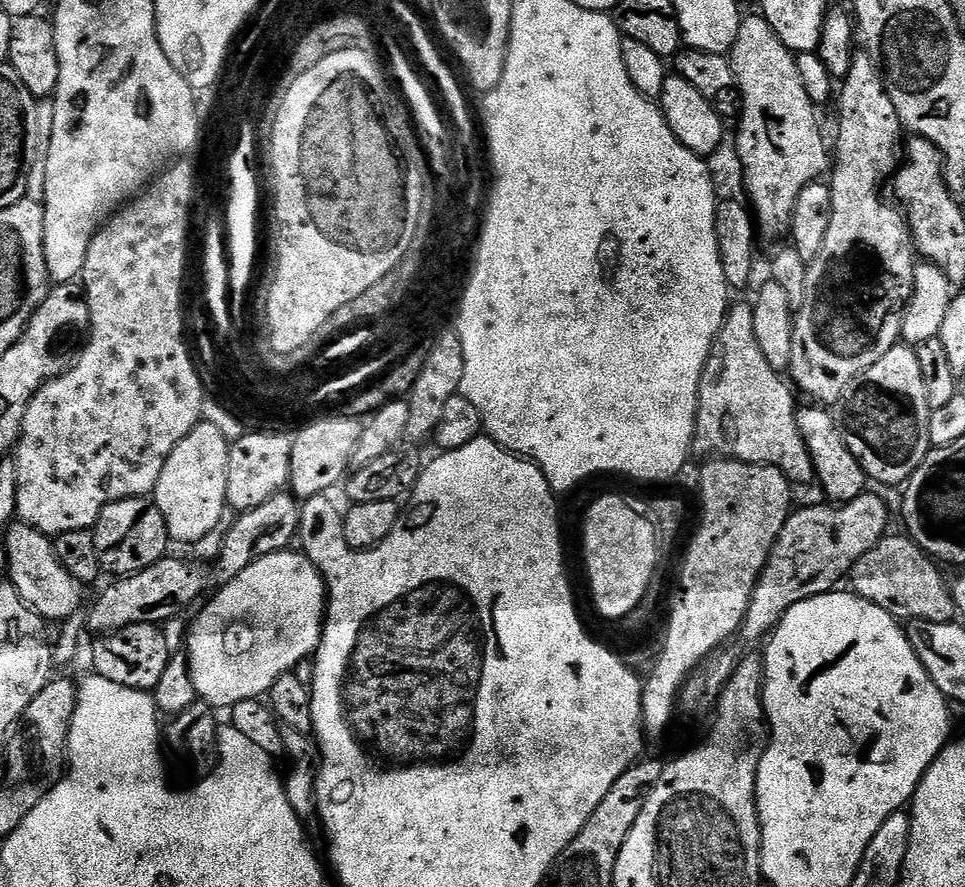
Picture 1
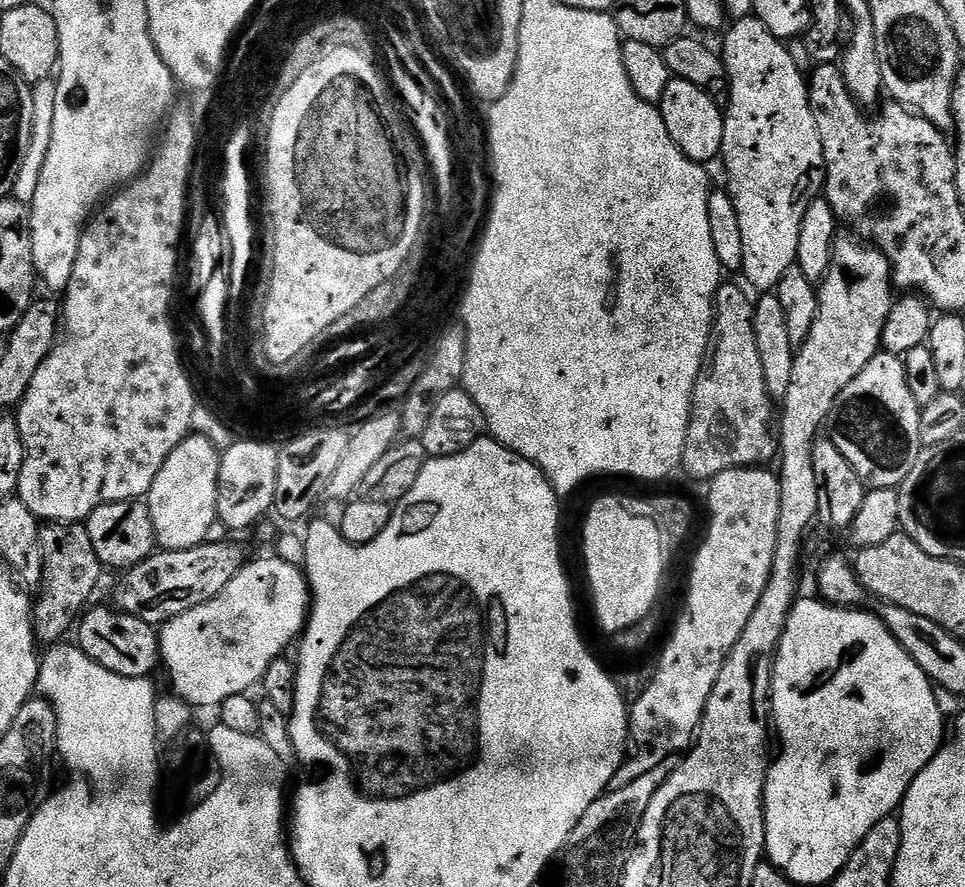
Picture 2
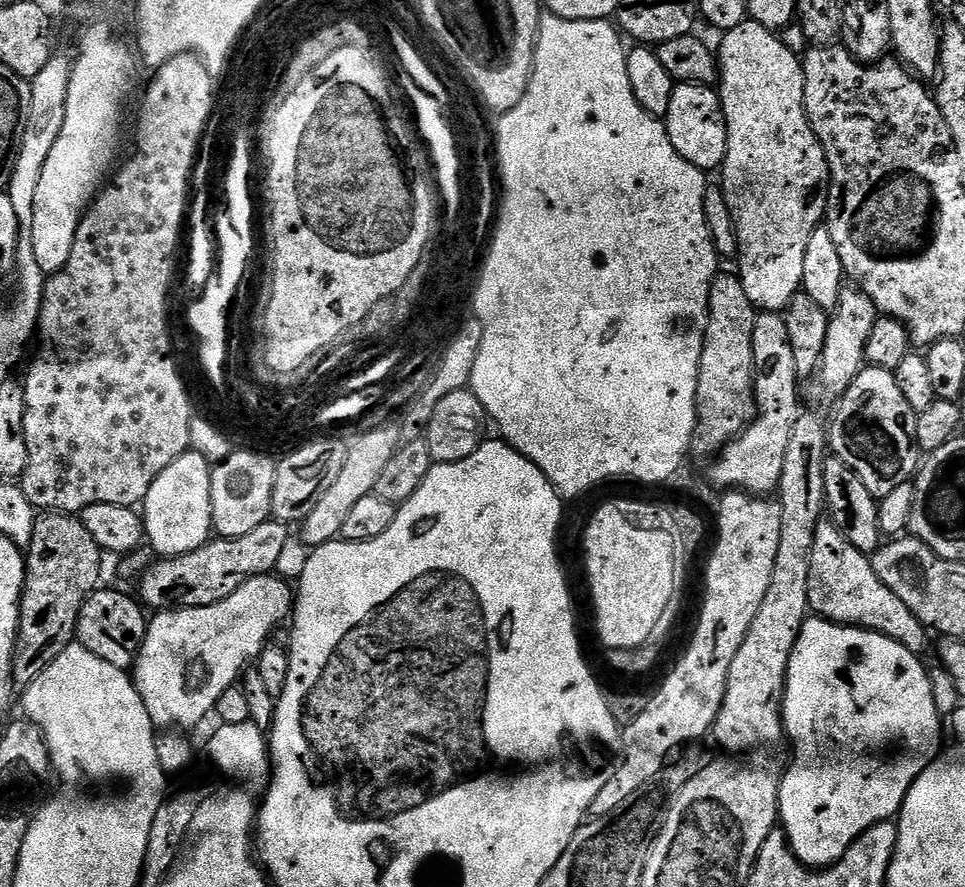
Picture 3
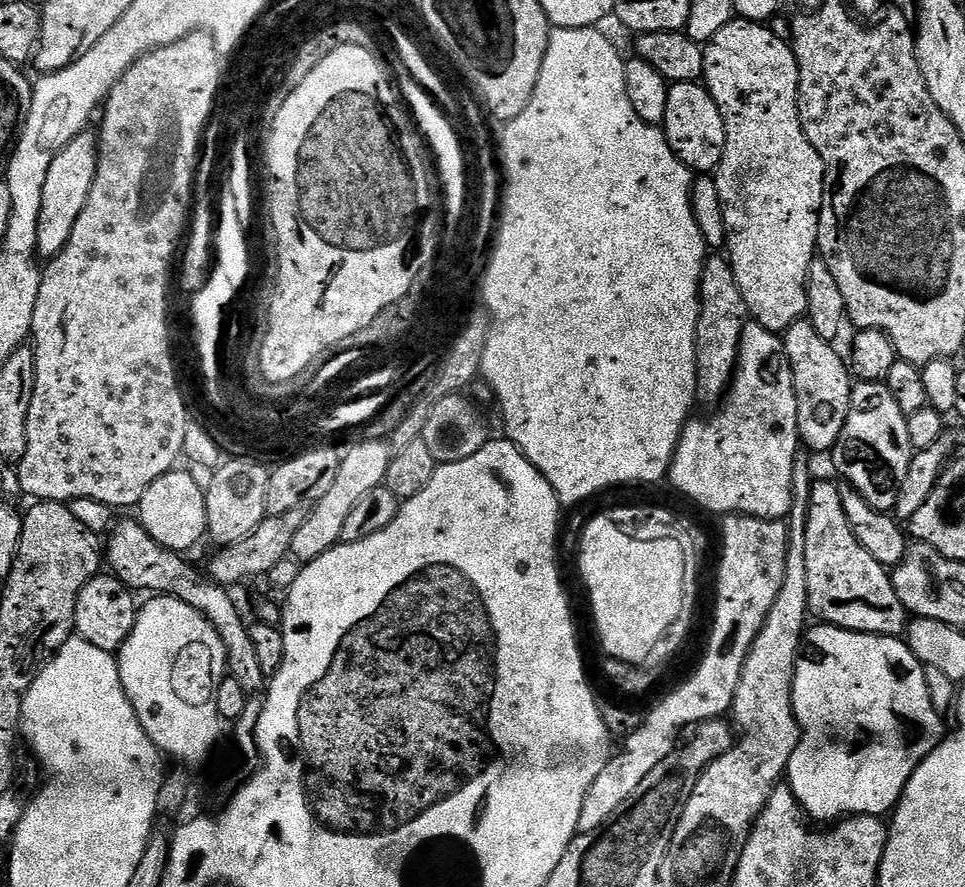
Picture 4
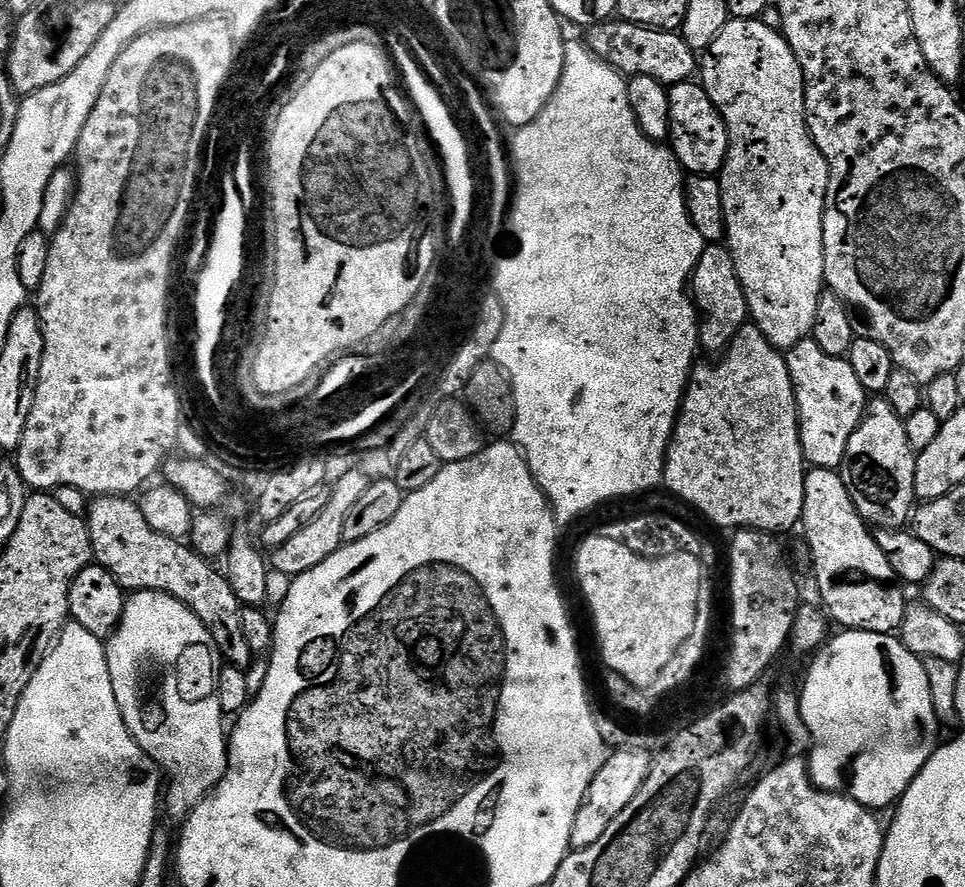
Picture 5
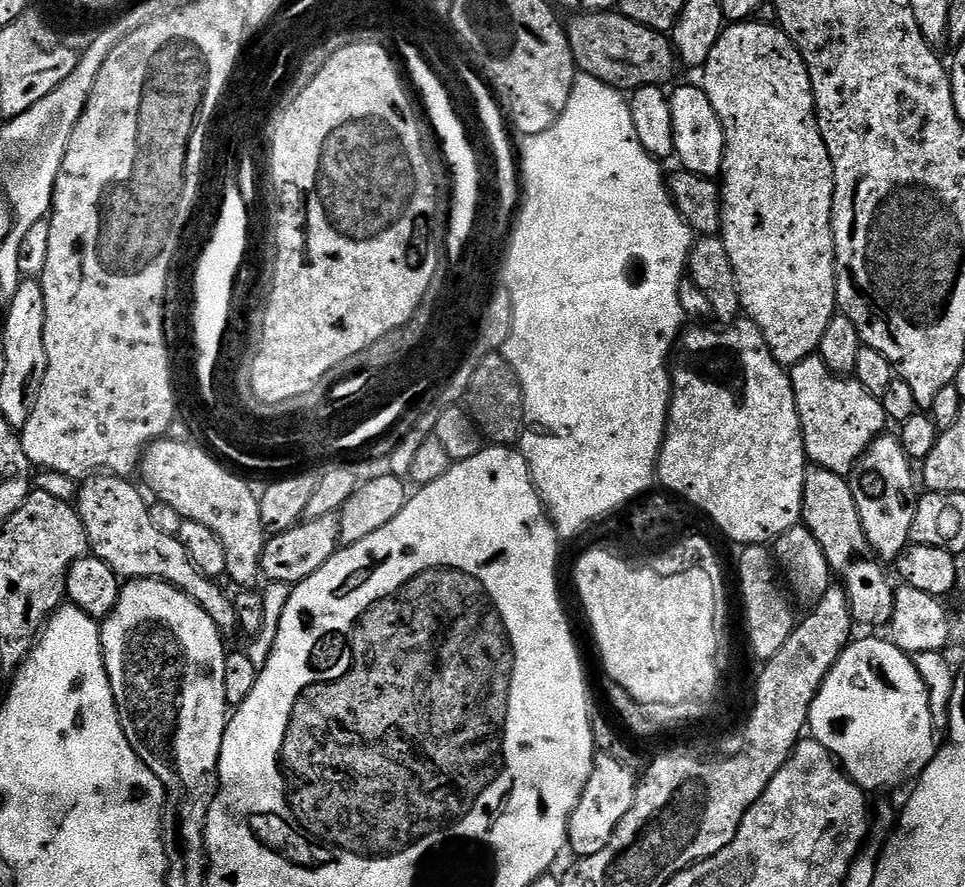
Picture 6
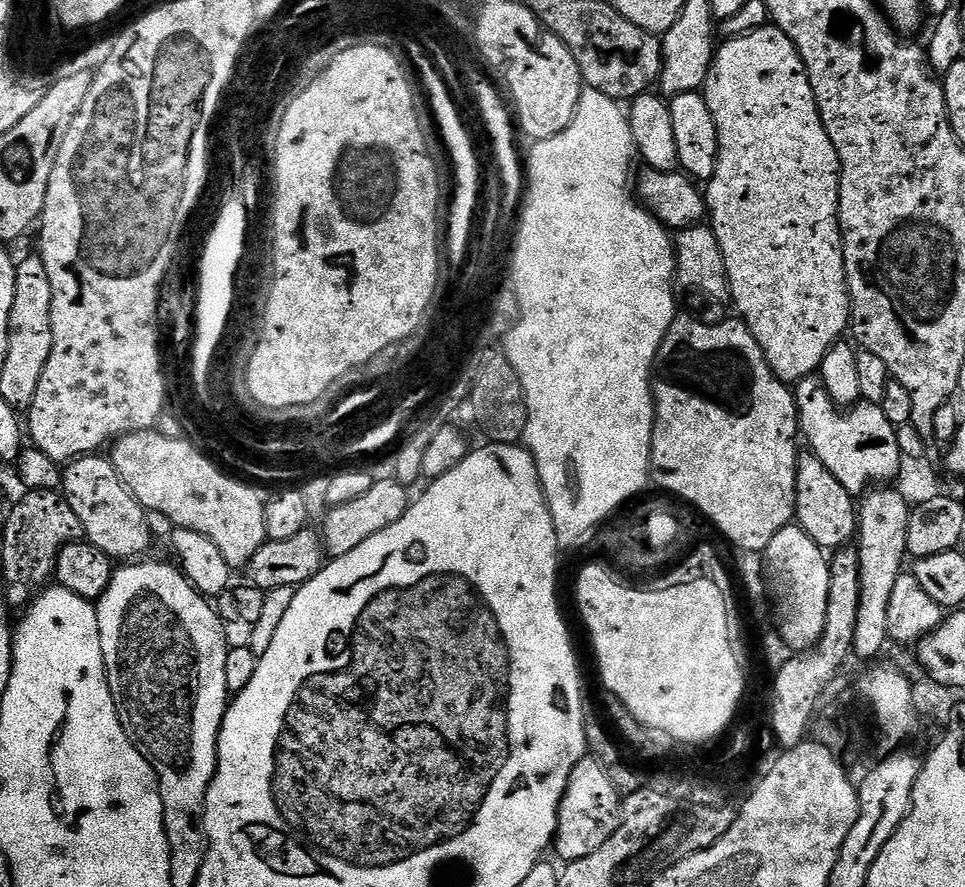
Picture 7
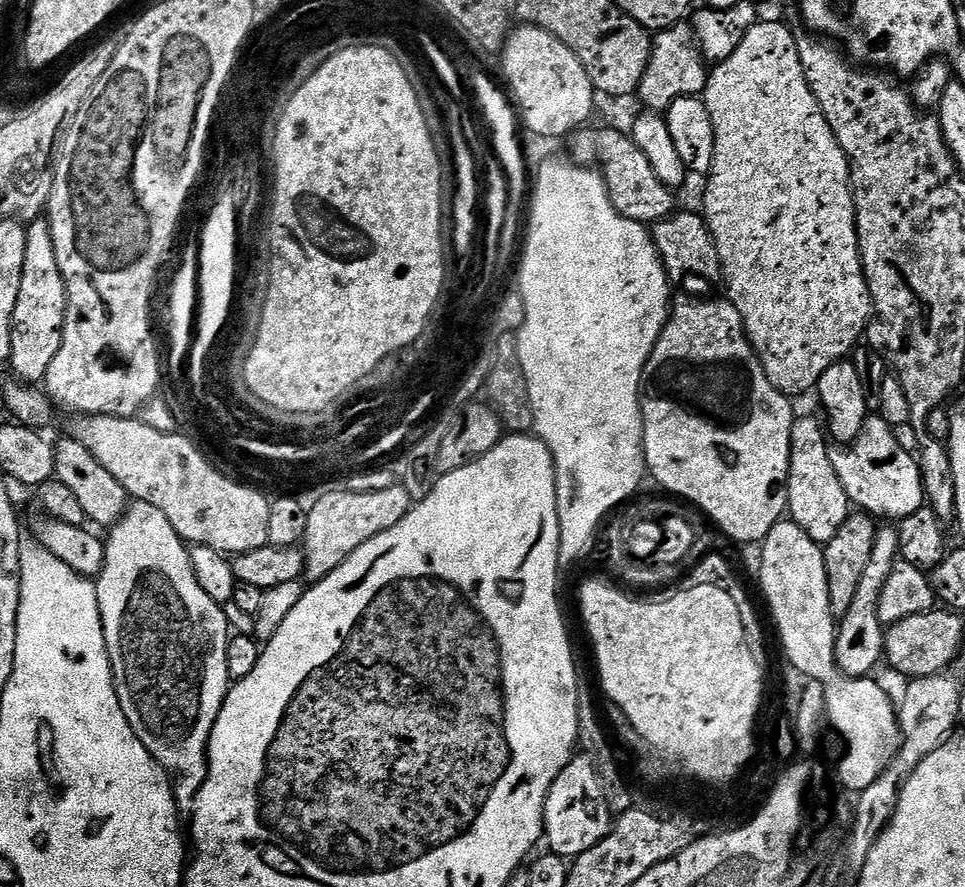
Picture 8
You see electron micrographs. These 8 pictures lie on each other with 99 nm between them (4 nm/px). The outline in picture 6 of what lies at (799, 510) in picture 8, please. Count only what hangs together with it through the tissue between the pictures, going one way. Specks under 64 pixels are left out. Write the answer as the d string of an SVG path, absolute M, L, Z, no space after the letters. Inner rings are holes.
M813 467L805 471L802 524L817 539L835 579L846 590L853 621L857 625L891 625L896 597L894 584L888 581L888 572L884 569L887 567L874 558L872 547L858 518L858 506L845 477L825 468Z

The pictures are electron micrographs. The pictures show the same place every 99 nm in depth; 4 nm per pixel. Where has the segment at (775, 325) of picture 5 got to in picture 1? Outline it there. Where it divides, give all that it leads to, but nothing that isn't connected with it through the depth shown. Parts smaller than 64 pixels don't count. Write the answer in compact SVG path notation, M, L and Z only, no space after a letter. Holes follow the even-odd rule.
M748 18L741 19L738 38L736 39L736 45L732 47L730 59L732 69L736 75L736 87L738 89L739 99L742 101L742 108L744 104L744 113L740 116L740 129L736 132L736 152L740 155L740 168L744 171L744 188L748 191L749 196L747 196L747 199L750 201L751 211L758 221L758 232L761 237L780 236L783 232L785 235L786 230L792 227L792 210L798 202L800 190L805 188L809 182L815 181L817 179L816 172L820 172L824 168L824 136L822 133L816 132L817 109L810 106L806 90L800 85L798 66L796 65L793 53L785 49L784 43L777 38L774 30L768 26L763 18L756 18L756 20L748 20Z

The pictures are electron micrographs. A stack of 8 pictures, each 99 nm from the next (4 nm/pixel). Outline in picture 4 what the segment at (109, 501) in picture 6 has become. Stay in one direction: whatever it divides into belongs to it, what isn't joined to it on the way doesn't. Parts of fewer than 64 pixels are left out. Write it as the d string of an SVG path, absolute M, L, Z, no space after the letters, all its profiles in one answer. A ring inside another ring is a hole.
M139 519L124 520L111 529L106 540L106 564L110 567L111 575L120 580L133 593L148 592L144 594L163 594L173 596L186 606L194 606L210 623L222 638L222 646L226 650L228 659L227 671L250 694L260 694L265 691L266 678L262 674L262 665L258 663L258 657L254 651L254 642L250 642L248 633L249 625L244 624L244 616L236 605L236 600L231 596L229 589L223 584L204 576L187 560L188 556L173 552L152 540L147 530L140 524Z

